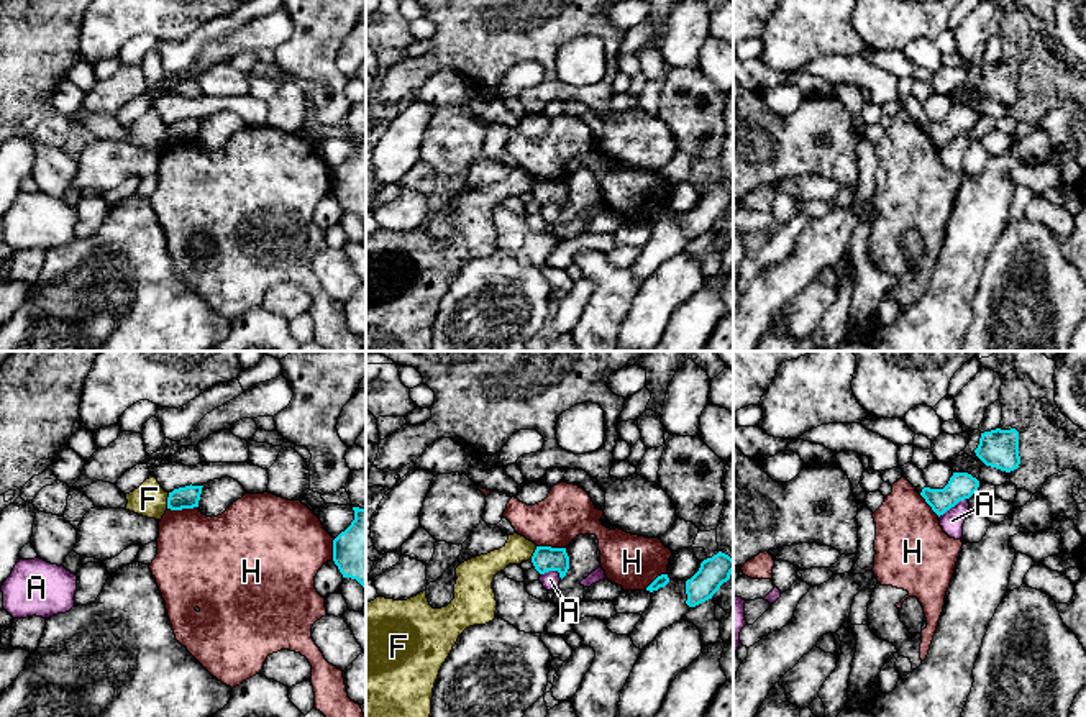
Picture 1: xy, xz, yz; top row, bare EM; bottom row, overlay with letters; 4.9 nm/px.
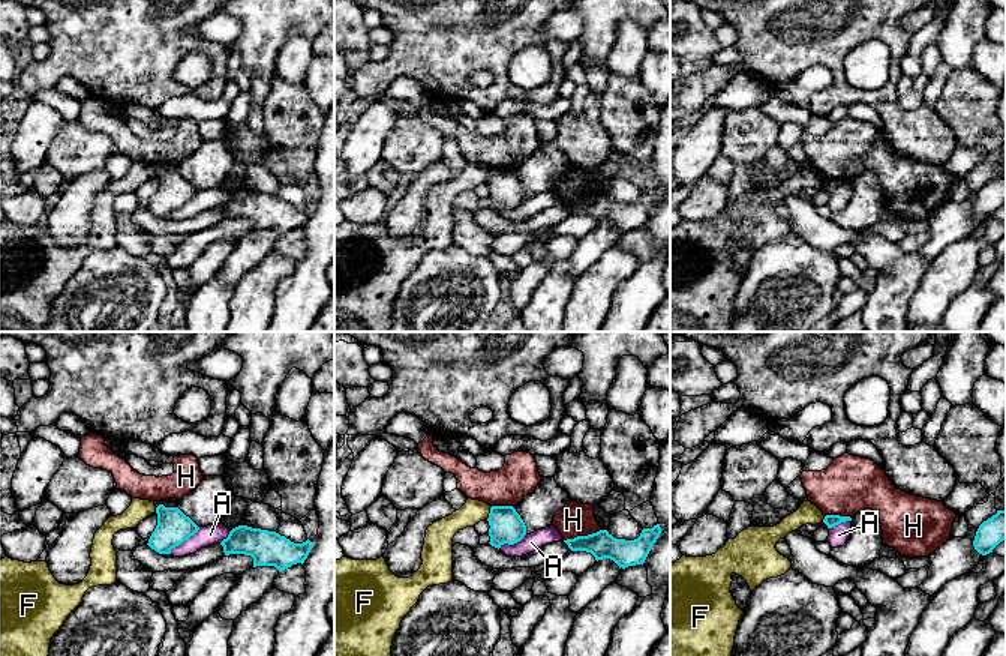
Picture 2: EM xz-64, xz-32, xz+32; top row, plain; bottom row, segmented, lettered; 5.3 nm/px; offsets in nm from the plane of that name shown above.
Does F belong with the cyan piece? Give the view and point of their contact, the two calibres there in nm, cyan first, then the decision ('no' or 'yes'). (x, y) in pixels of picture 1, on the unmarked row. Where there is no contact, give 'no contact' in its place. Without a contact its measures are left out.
meets cyan in xy at (168, 133); 110 nm thick on the cyan side, 170 nm on the other; no

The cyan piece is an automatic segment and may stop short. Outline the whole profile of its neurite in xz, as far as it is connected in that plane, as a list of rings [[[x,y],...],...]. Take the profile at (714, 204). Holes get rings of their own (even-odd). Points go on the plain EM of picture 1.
[[[719,184],[712,190],[700,195],[699,203],[686,213],[686,236],[696,240],[709,231],[730,212],[733,205],[733,192]]]

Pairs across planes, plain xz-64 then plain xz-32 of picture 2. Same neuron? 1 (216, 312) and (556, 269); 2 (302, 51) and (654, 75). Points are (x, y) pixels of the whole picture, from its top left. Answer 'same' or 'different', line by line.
1: same
2: different

